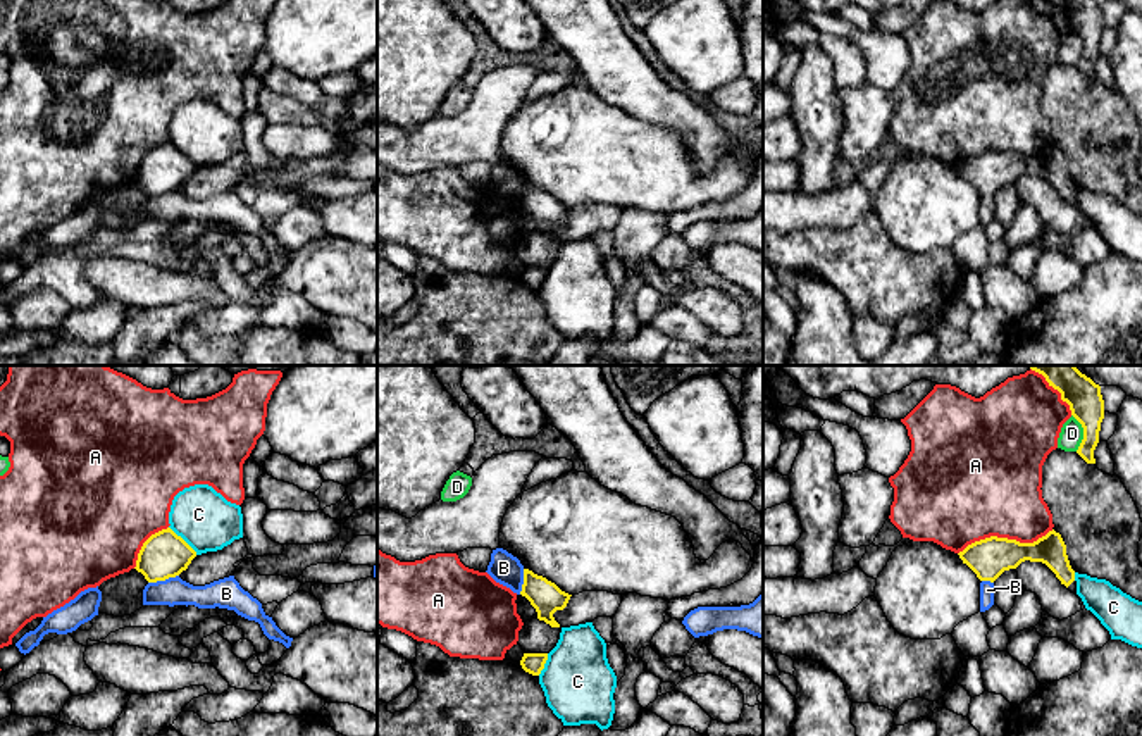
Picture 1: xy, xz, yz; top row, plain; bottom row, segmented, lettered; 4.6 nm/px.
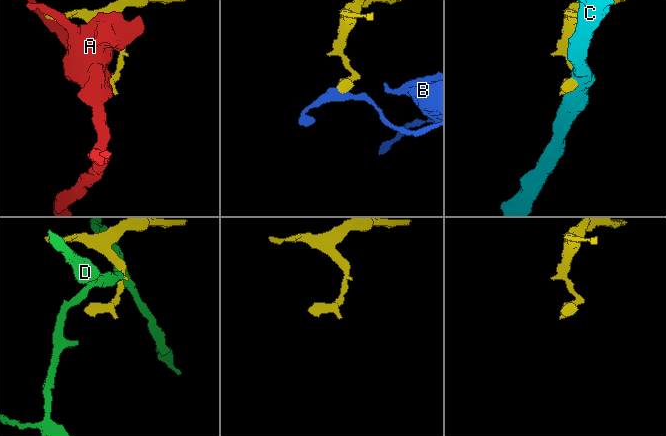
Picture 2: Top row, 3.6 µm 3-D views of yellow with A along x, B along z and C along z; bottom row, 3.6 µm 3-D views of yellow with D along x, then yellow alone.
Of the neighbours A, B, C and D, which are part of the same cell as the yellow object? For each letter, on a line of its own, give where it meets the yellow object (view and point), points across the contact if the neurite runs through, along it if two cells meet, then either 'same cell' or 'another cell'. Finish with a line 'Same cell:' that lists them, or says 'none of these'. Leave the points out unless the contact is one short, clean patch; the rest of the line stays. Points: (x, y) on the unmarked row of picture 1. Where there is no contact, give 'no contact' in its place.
A: meets yellow in yz at (1005, 152); another cell
B: meets yellow in xy at (162, 193); border along xy (178, 188), (148, 197); another cell
C: meets yellow in xy at (183, 154); another cell
D: meets yellow in yz at (1084, 47); border along yz (1072, 28), (1082, 42), (1082, 56), (1077, 64); another cell
Same cell: none of these

